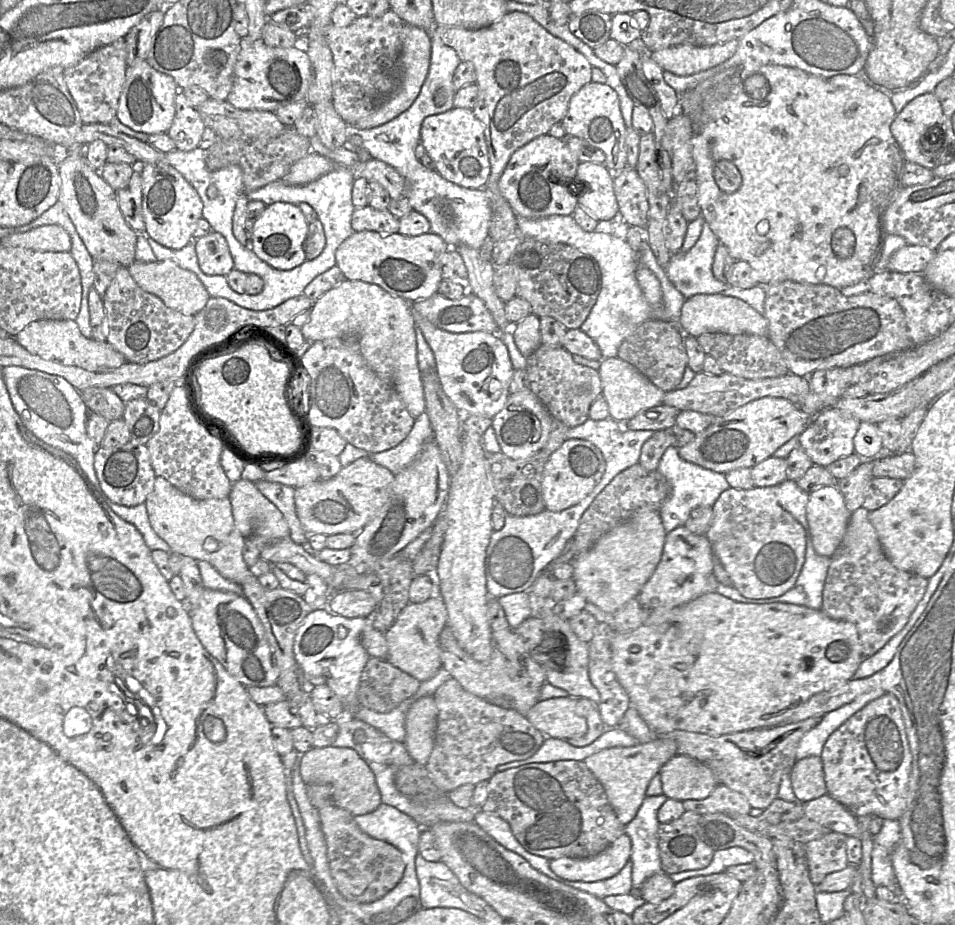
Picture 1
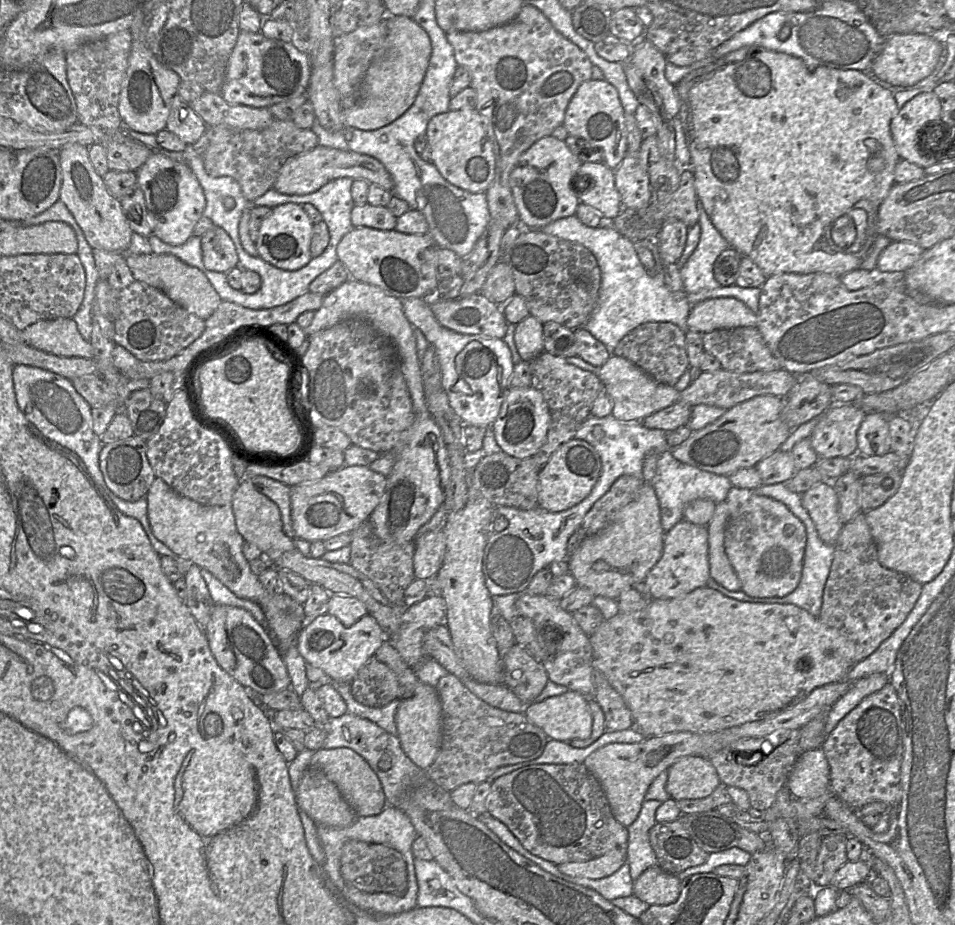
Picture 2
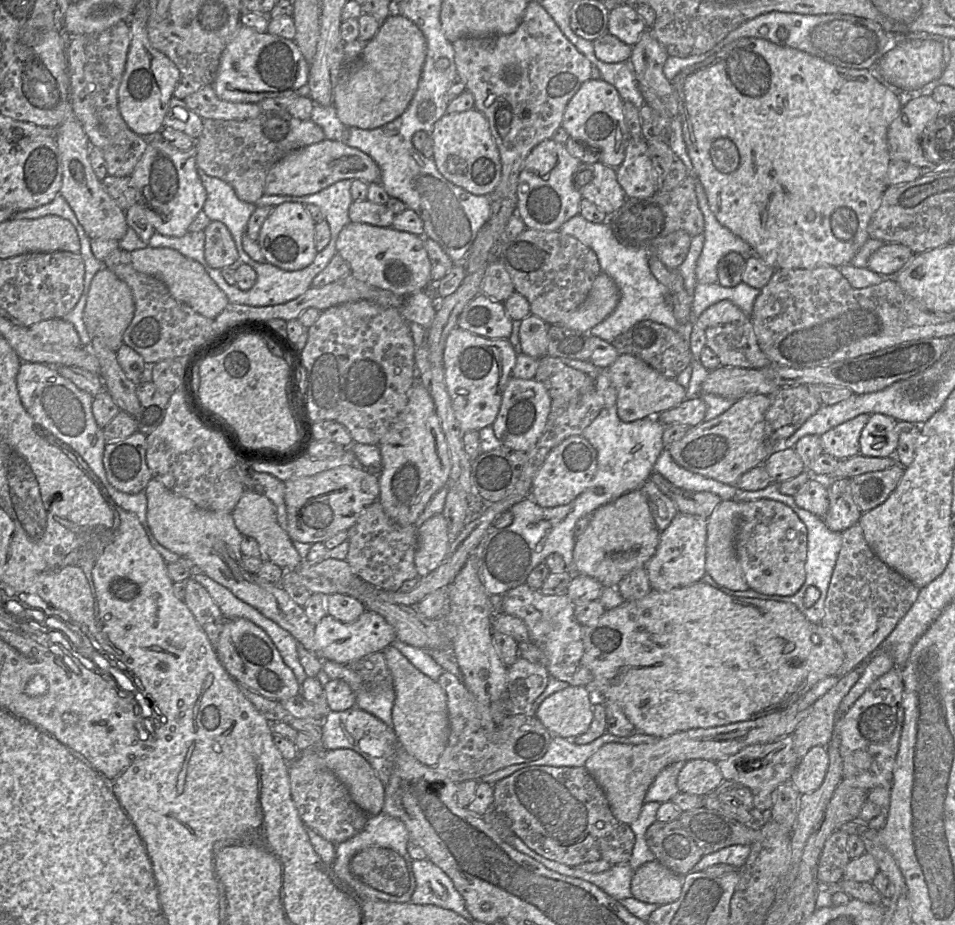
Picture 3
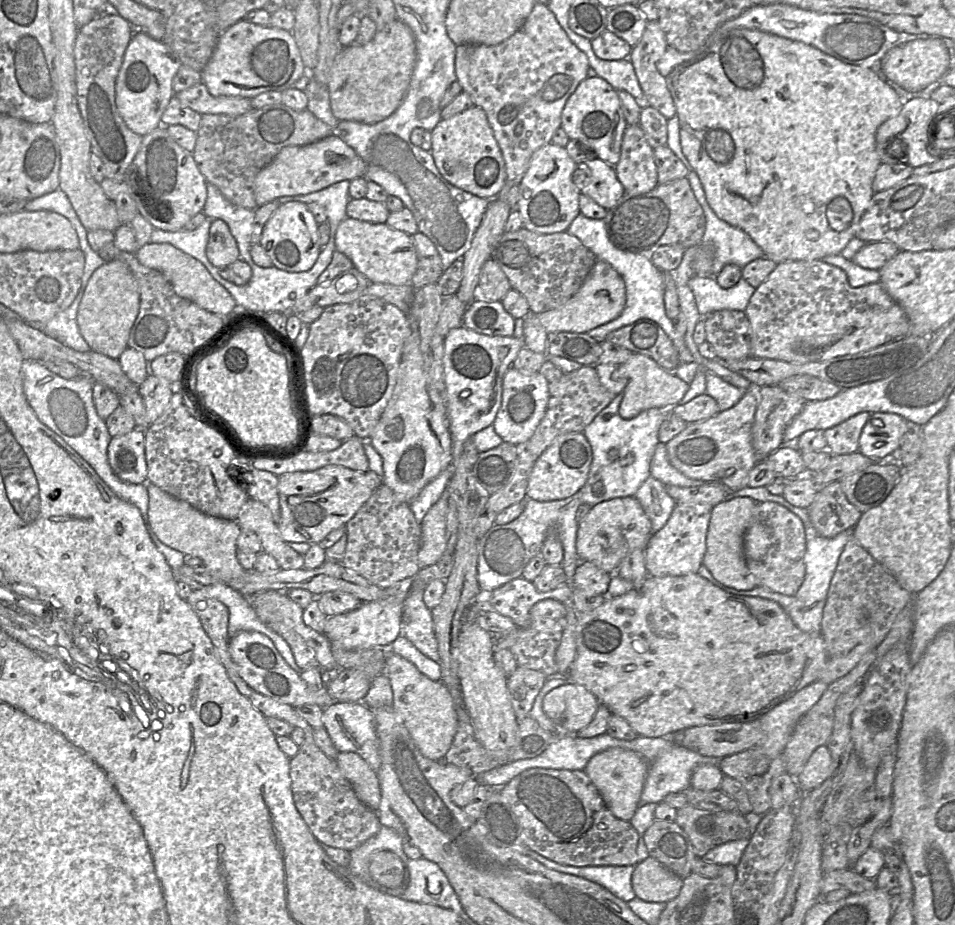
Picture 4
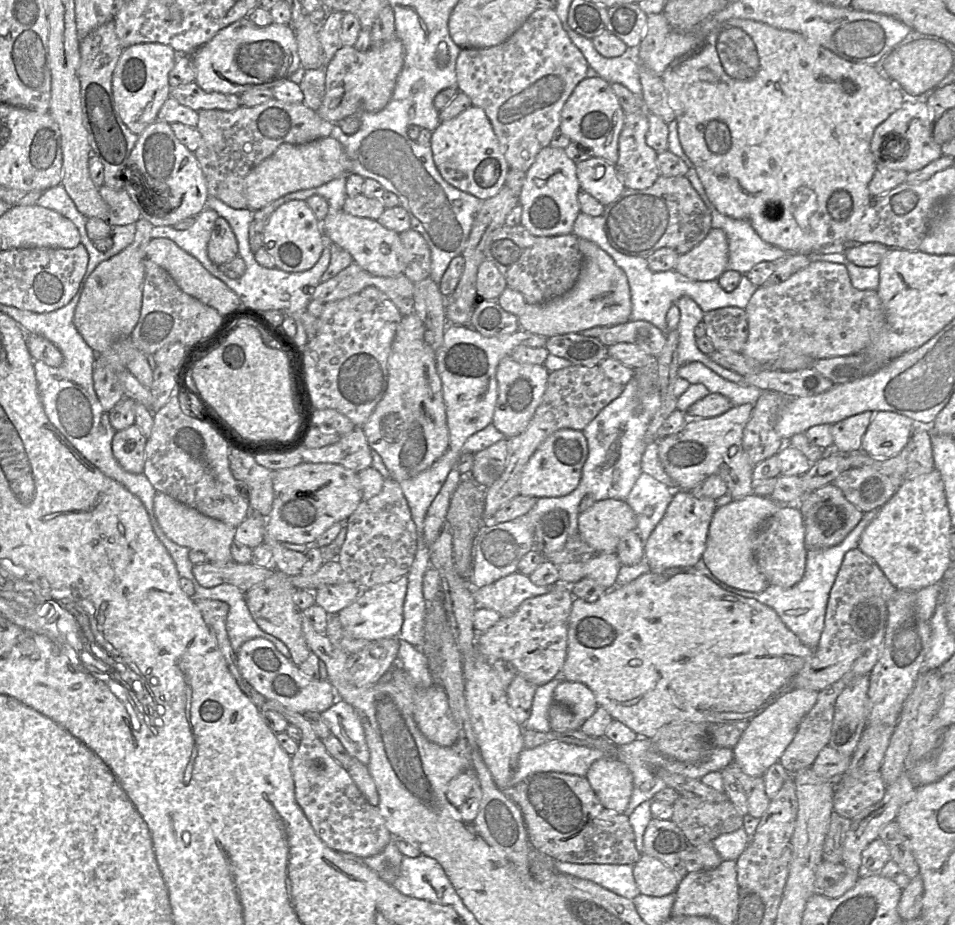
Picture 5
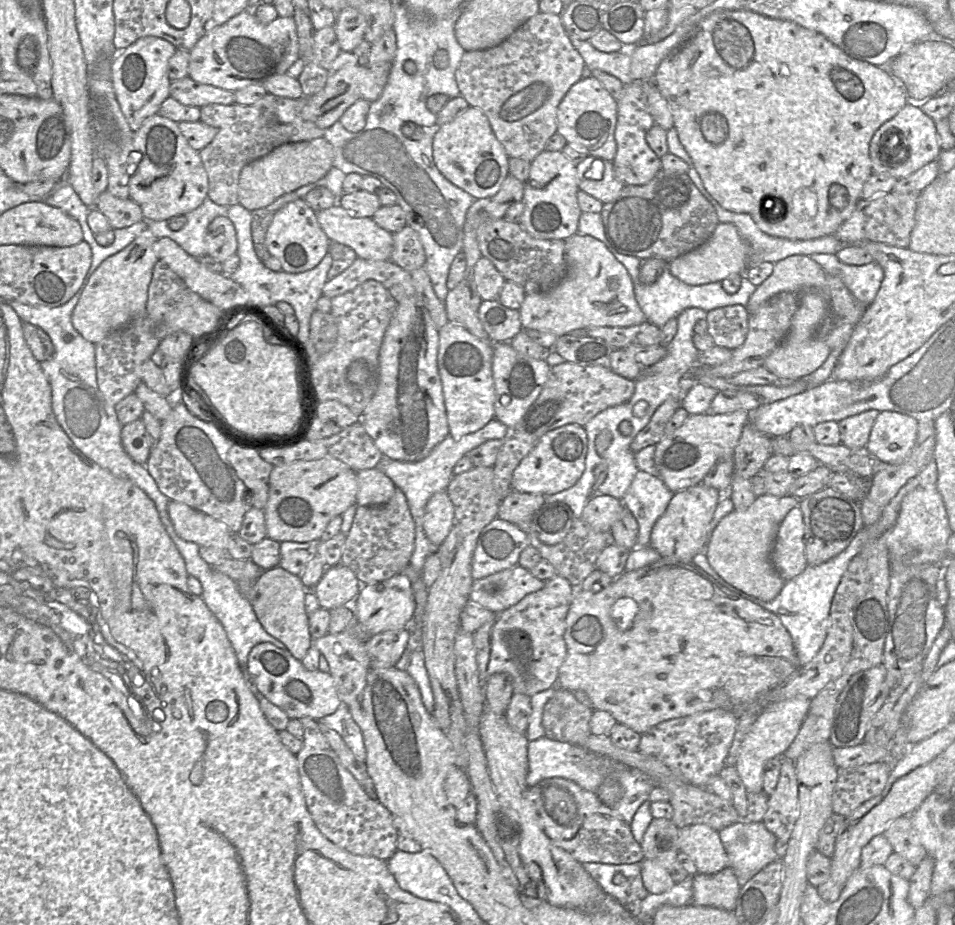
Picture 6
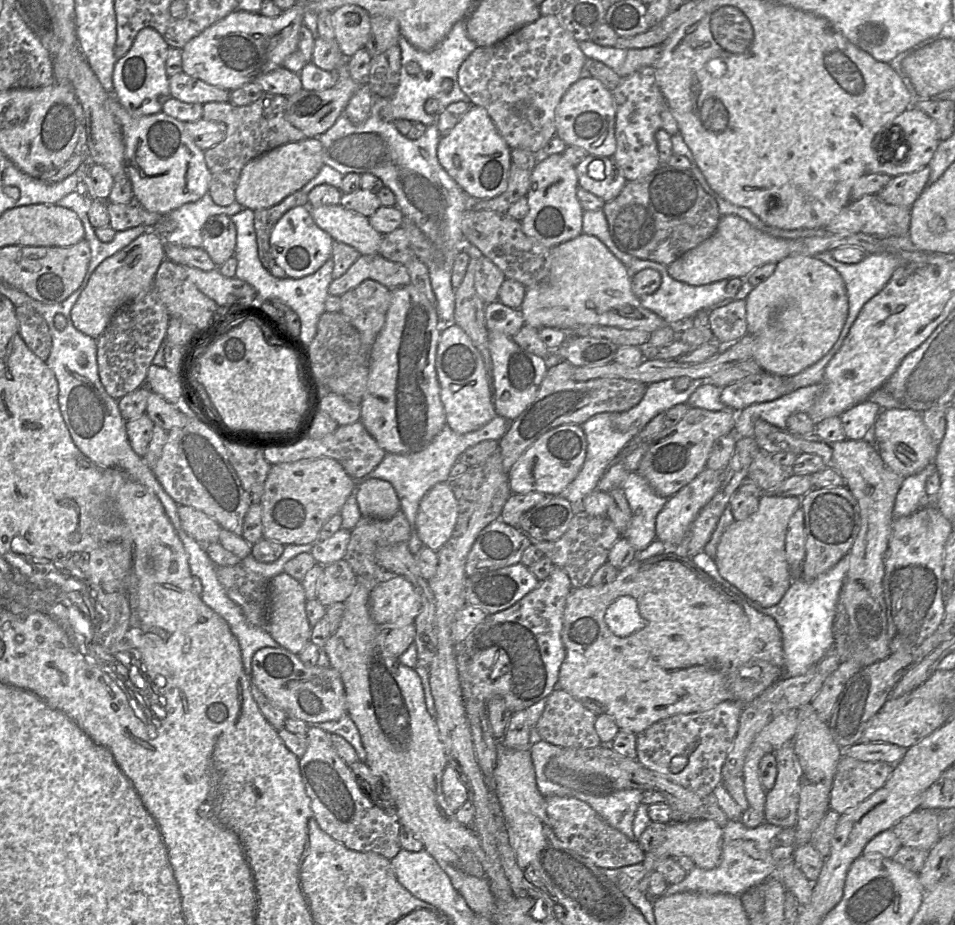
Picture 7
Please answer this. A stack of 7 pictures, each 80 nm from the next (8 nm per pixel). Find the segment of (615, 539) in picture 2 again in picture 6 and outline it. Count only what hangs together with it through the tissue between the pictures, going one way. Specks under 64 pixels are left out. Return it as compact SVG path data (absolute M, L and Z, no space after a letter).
M597 495L587 501L581 518L595 531L610 533L612 524L624 507L622 500L609 495Z

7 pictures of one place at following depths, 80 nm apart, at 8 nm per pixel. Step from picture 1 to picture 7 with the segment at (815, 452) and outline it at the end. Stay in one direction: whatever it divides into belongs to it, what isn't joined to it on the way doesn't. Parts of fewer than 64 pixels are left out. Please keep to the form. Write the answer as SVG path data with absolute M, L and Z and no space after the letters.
M869 400L848 409L841 416L846 439L860 441L868 439L882 408Z

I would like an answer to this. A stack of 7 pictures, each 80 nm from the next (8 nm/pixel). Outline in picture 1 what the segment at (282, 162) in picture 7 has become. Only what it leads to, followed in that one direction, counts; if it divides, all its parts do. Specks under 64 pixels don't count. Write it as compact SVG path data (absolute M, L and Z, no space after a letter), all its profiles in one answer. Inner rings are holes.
M310 151L292 165L283 181L292 186L306 185L331 172L335 163L329 158ZM370 158L353 166L356 177L378 182L390 195L391 199L406 197L407 184L399 172L387 163Z

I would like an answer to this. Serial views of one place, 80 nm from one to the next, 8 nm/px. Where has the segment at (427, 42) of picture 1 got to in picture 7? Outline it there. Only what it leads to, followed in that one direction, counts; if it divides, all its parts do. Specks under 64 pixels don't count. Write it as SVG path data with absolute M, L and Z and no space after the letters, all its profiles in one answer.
M346 58L346 62L341 63L335 70L337 81L332 88L323 91L308 91L301 89L297 93L287 97L285 117L290 124L301 130L307 138L318 137L331 128L339 116L344 112L352 96L360 89L361 86L368 86L360 85L351 78L348 68L348 59L349 58Z

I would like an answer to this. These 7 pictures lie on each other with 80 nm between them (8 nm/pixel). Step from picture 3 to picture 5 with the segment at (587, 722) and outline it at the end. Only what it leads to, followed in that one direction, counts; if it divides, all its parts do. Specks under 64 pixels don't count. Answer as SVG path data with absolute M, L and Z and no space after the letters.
M562 681L554 690L553 701L566 706L583 722L599 707L592 691L579 682Z

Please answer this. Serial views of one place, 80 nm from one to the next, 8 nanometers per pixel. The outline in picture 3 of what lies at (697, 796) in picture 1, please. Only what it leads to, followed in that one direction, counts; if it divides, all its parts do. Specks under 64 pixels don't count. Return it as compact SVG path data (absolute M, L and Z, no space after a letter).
M694 759L685 762L678 775L677 786L682 793L705 797L723 781L724 778L716 762Z

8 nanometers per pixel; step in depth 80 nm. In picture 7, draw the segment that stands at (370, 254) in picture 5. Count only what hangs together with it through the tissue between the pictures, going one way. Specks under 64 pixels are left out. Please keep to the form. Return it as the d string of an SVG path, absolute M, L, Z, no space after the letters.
M340 204L310 207L310 212L317 226L334 241L355 248L361 255L378 253L382 234L371 226L368 217Z

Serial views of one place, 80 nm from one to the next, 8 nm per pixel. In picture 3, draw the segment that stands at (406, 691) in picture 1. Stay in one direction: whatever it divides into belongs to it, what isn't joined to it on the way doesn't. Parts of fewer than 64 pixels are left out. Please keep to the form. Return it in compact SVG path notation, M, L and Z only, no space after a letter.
M383 652L368 654L346 666L361 677L367 690L373 694L394 690L393 678Z

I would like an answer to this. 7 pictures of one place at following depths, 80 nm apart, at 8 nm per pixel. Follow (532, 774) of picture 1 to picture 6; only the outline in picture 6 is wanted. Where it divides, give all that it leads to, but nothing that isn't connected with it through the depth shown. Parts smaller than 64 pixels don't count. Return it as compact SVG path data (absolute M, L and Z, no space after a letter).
M554 777L528 787L527 799L536 808L541 828L553 845L569 853L580 864L633 864L641 863L645 858L630 825L603 804L595 792L587 791L568 779Z

